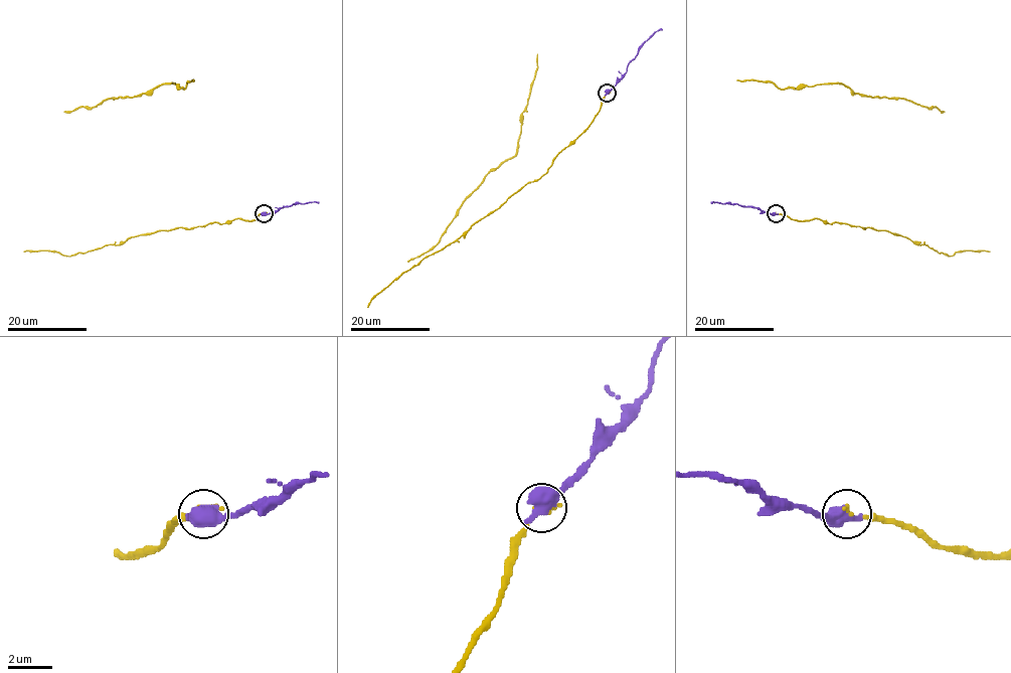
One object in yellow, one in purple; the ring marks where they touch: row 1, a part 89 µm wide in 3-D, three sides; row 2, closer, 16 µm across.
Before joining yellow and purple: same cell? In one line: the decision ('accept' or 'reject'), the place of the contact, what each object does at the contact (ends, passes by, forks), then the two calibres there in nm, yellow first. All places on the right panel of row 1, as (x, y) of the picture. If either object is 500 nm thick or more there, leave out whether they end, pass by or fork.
accept | (776, 213) | yellow ends | purple passes by | 280/480 nm

